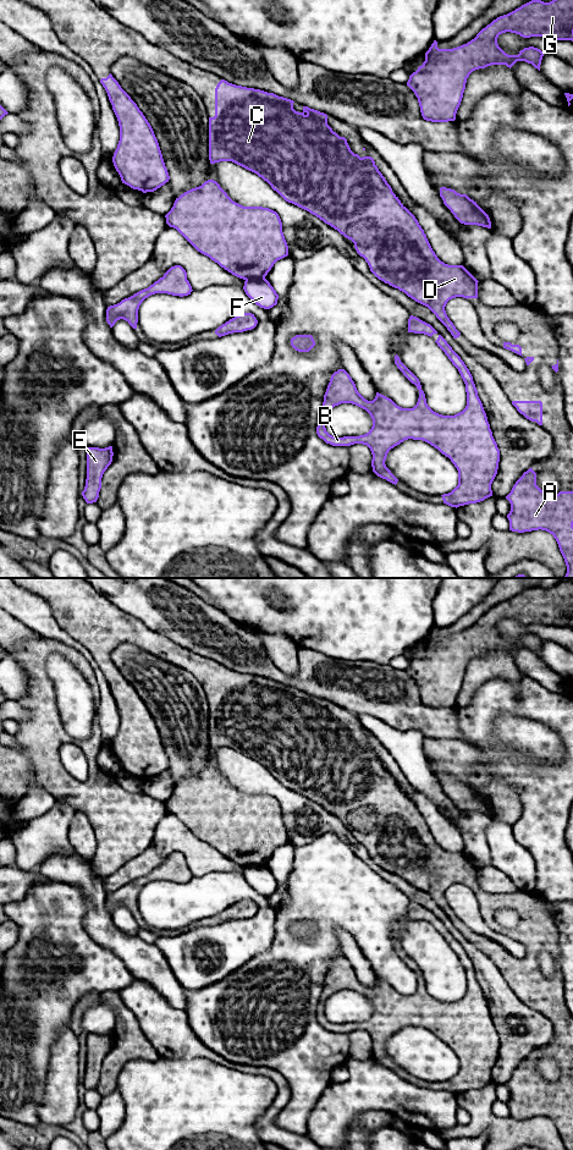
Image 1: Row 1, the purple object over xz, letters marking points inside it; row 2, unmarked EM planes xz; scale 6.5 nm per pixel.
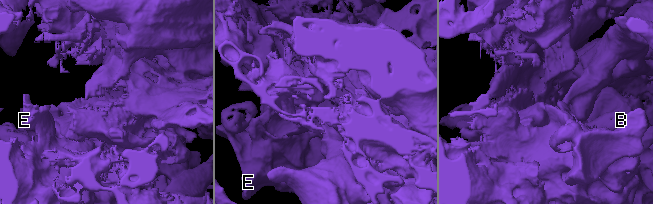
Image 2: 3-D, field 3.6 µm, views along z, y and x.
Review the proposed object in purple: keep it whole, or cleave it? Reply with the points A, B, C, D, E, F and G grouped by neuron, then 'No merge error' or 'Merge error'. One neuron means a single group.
Groups: A B C D E G / F. Merge error

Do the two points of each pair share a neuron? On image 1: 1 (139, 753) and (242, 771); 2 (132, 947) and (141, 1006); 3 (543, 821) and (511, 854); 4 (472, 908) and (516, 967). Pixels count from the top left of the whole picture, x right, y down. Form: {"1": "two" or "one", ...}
{"1": "two", "2": "two", "3": "two", "4": "two"}

